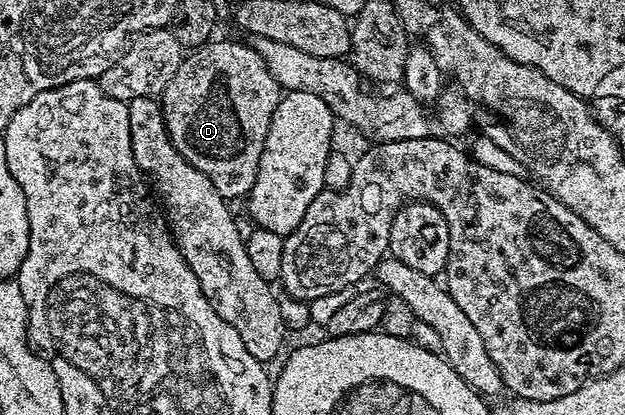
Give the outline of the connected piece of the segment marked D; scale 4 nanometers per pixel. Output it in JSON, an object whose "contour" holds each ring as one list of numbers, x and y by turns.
{"contour":[[212,41,204,47,194,48,184,58,173,81,169,81,163,91,161,106,171,144,179,150,181,157,185,157,185,161,189,161,189,165,209,177,219,195,228,201,234,201,238,195,246,196,251,190,259,168,263,142,280,98,279,83,267,72,267,66,260,61,250,46]]}

